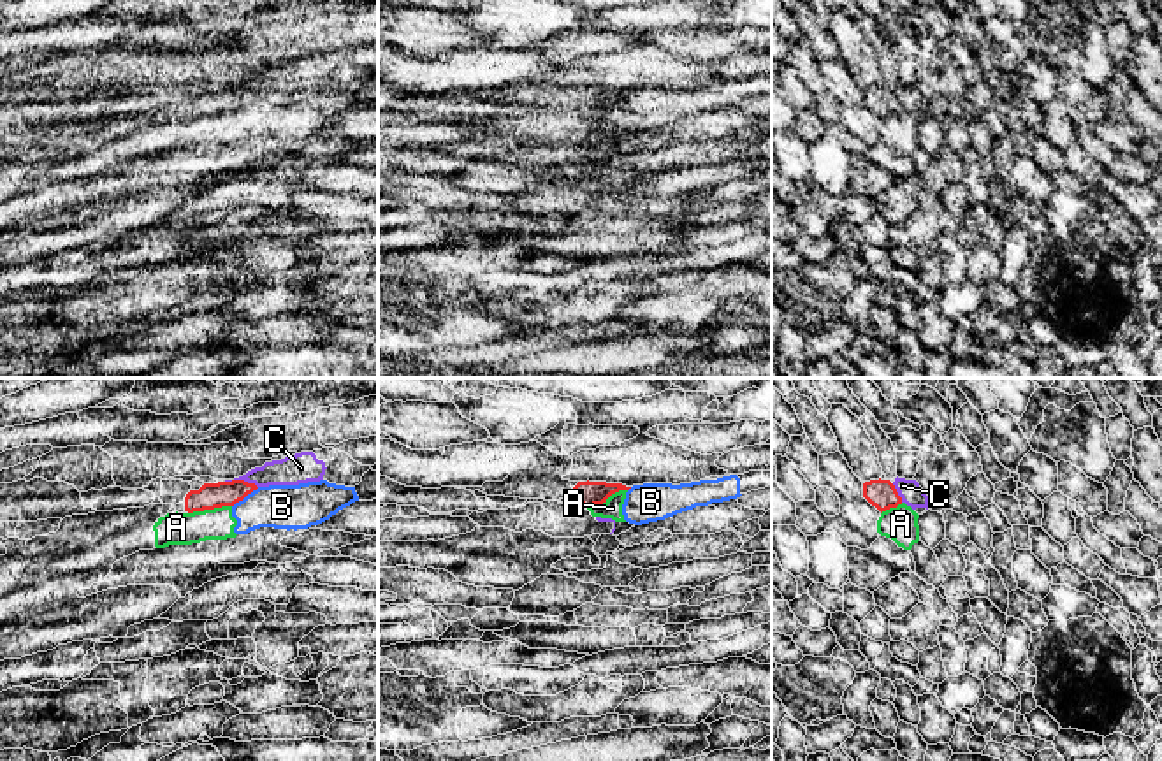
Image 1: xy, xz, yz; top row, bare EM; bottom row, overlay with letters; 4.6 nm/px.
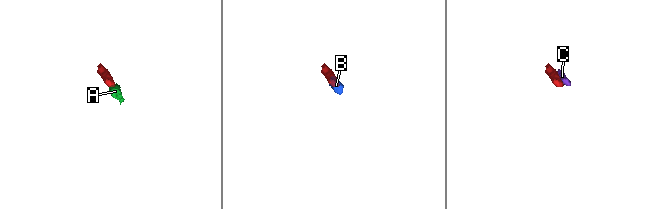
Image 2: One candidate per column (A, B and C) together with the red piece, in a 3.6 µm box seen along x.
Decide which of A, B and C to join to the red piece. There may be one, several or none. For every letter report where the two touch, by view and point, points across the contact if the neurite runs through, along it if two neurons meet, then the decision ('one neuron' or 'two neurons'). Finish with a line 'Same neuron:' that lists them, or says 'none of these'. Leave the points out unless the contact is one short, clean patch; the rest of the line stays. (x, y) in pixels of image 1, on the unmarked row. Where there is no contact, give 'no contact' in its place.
A: contact xy (210, 115); border xy (231, 111), (188, 120); two neurons
B: contact xy (245, 102); two neurons
C: contact xy (241, 86); two neurons
Same neuron: none of these

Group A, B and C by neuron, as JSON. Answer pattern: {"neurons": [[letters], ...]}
{"neurons": [["A", "B"], ["C"]]}

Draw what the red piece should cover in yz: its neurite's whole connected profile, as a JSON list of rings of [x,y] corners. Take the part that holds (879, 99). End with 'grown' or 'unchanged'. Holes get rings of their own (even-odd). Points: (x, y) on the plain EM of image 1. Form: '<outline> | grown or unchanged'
[[[870,86],[863,90],[863,104],[881,120],[902,111],[895,91],[890,86]]] | unchanged

